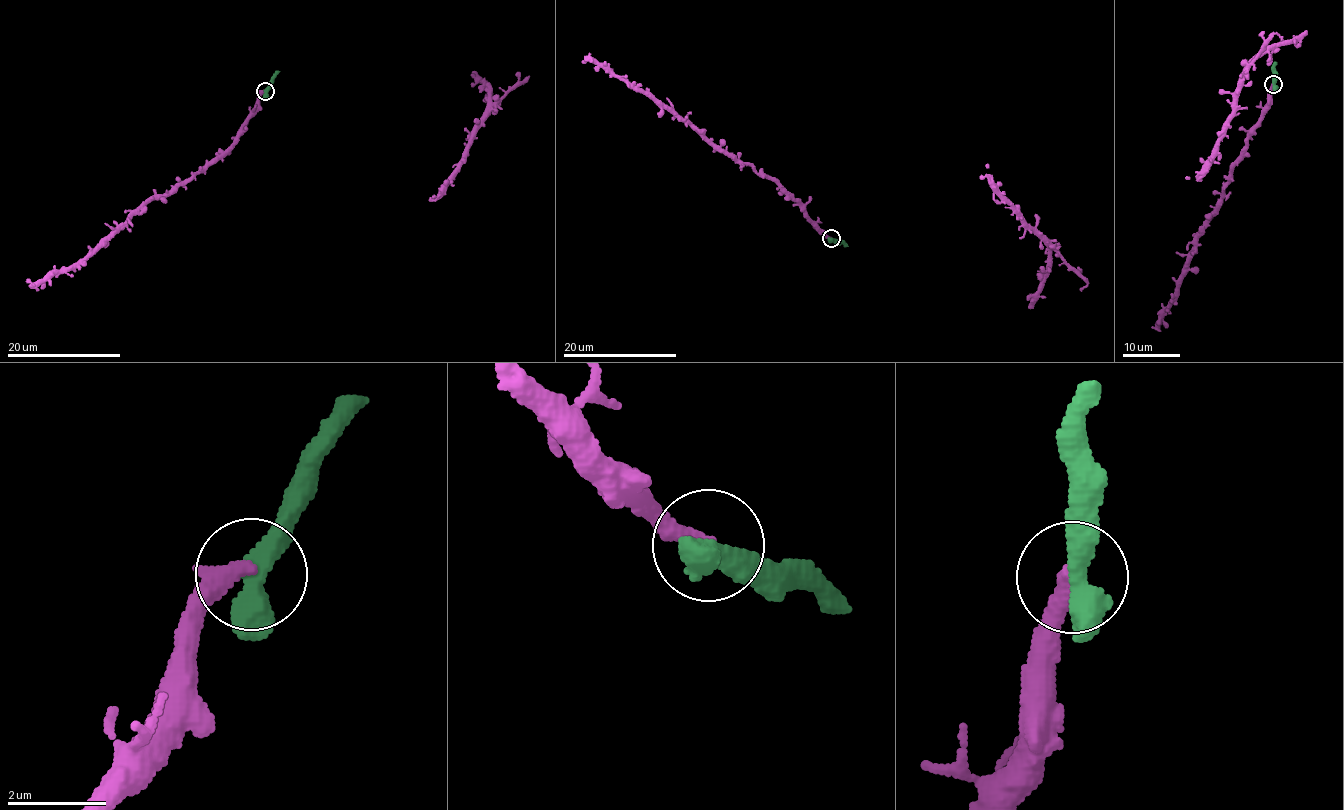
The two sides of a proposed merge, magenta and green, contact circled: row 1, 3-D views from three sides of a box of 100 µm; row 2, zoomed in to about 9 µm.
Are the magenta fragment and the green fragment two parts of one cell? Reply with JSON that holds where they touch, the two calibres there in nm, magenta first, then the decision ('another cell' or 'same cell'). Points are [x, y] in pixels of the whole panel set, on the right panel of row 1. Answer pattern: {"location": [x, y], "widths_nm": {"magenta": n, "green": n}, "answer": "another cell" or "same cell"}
{"location": [1273, 84], "widths_nm": {"magenta": 340, "green": 460}, "answer": "same cell"}

